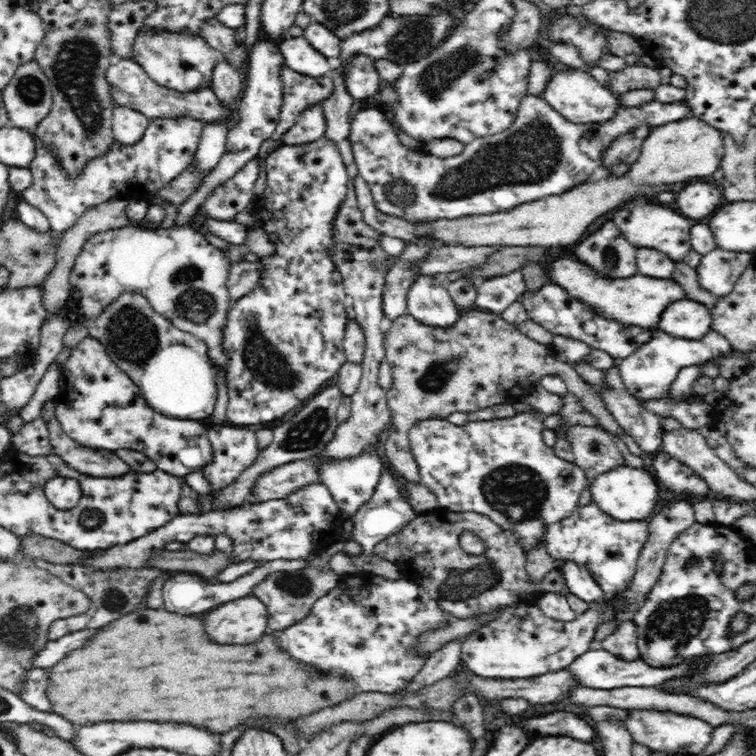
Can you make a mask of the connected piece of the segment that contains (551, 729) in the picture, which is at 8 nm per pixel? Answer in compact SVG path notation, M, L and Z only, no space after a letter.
M564 711L554 712L542 718L528 718L524 722L524 730L528 734L540 734L540 736L570 736L576 740L592 742L592 728L582 717L575 713Z

